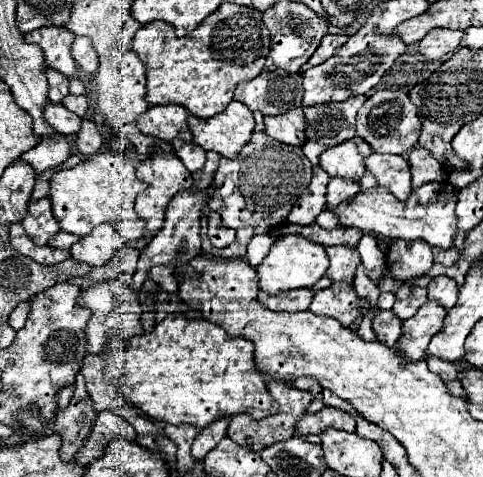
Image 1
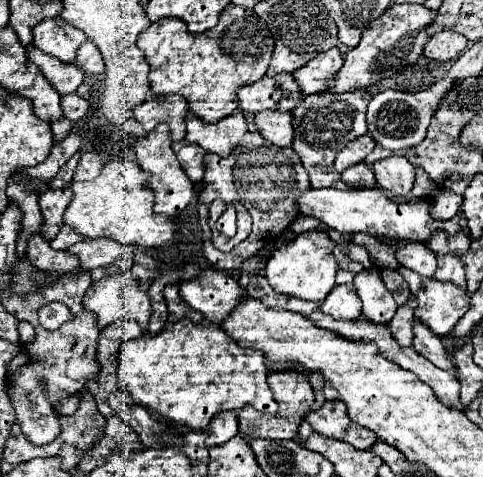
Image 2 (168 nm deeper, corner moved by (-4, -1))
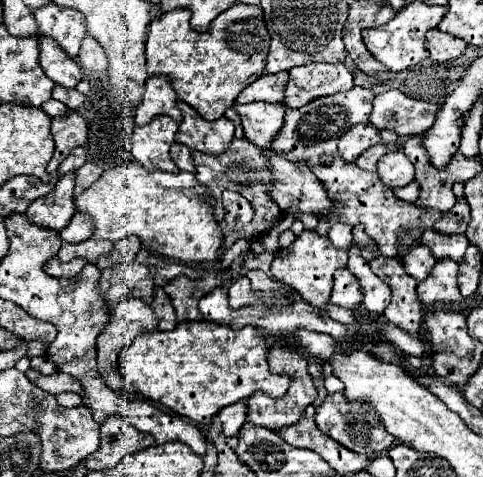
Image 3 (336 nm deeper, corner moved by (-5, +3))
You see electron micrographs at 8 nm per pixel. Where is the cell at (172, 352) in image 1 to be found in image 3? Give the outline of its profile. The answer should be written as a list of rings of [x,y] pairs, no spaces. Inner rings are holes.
[[[180,322],[178,328],[170,332],[154,330],[150,334],[138,336],[120,356],[118,369],[128,384],[132,384],[144,398],[164,404],[180,416],[186,416],[200,424],[210,424],[212,416],[218,414],[224,406],[234,404],[252,396],[256,390],[266,392],[270,398],[282,398],[290,386],[290,378],[284,374],[274,374],[268,368],[268,344],[260,330],[254,326],[244,326],[240,330],[232,330],[230,326],[222,326],[216,322]]]

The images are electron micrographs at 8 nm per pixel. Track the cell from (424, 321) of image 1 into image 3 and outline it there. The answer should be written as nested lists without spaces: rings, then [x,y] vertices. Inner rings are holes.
[[[442,258],[436,262],[430,276],[418,282],[418,298],[422,304],[460,304],[462,294],[458,292],[458,264],[452,258]]]

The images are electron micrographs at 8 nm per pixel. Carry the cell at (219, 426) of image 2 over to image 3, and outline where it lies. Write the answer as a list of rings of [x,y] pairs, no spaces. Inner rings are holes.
[[[244,400],[222,408],[222,412],[220,412],[218,416],[220,416],[220,420],[222,420],[222,426],[224,426],[224,434],[226,434],[226,436],[236,436],[236,434],[238,434],[238,430],[240,430],[242,424],[246,422],[246,410],[248,410],[248,408],[246,408]]]

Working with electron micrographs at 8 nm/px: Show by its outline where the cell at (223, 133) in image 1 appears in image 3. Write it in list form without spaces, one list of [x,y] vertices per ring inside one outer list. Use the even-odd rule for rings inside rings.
[[[180,104],[182,122],[176,134],[176,142],[188,146],[190,150],[200,150],[208,154],[222,154],[232,138],[234,138],[234,124],[228,118],[218,118],[214,122],[204,120],[196,114],[188,104]]]

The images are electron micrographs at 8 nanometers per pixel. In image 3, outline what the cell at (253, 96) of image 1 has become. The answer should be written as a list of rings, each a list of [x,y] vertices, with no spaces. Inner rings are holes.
[[[288,72],[278,74],[262,74],[258,80],[254,80],[250,86],[246,86],[240,96],[236,98],[236,104],[248,104],[248,102],[272,102],[280,104],[284,90],[286,90]]]

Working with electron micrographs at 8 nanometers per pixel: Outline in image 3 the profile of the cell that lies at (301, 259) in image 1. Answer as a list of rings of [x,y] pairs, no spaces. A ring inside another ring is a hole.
[[[306,230],[294,240],[294,244],[276,252],[276,258],[270,266],[270,272],[272,272],[274,280],[284,282],[290,288],[294,288],[300,294],[300,298],[304,298],[308,304],[312,304],[316,308],[322,308],[330,300],[334,270],[344,268],[346,262],[348,262],[348,256],[346,256],[344,250],[330,244],[328,238],[322,238],[316,232]]]

